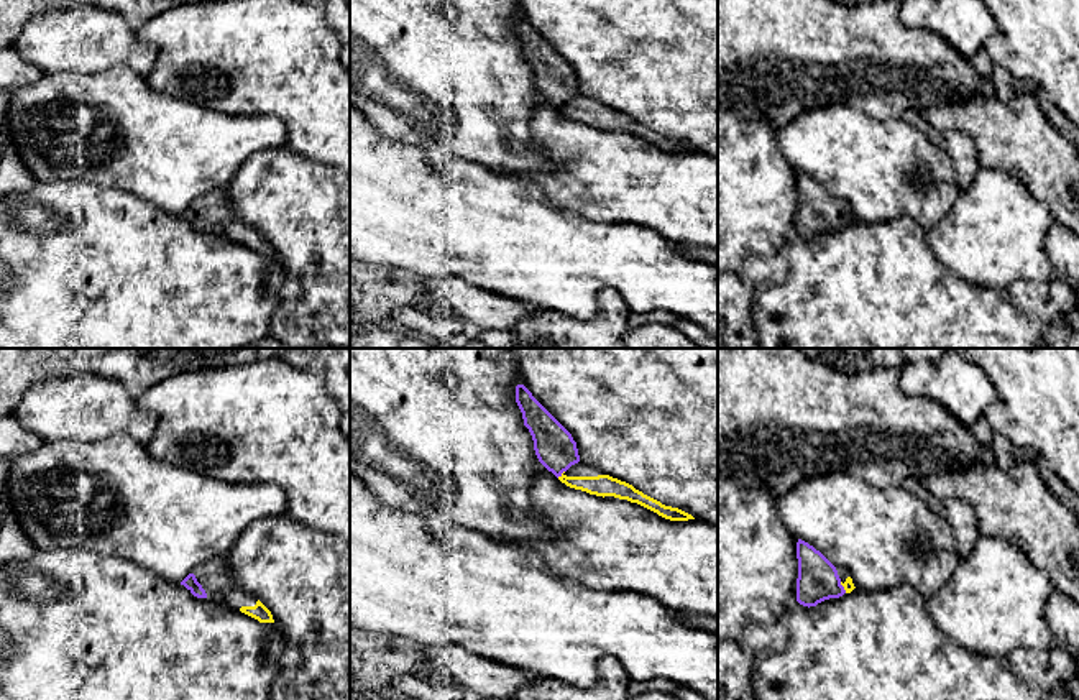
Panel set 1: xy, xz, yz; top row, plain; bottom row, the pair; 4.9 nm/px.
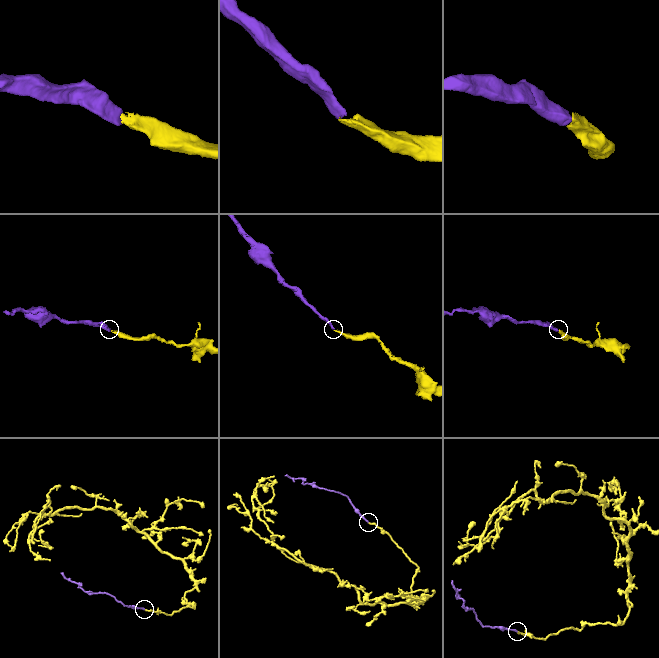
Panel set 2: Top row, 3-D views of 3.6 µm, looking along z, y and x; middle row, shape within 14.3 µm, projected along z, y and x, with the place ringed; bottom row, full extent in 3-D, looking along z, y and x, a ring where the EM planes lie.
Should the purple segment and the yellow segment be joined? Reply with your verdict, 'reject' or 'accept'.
accept

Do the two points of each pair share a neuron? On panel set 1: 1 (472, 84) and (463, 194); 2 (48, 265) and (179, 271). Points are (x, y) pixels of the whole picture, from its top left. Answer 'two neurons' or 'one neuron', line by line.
1: two neurons
2: one neuron

